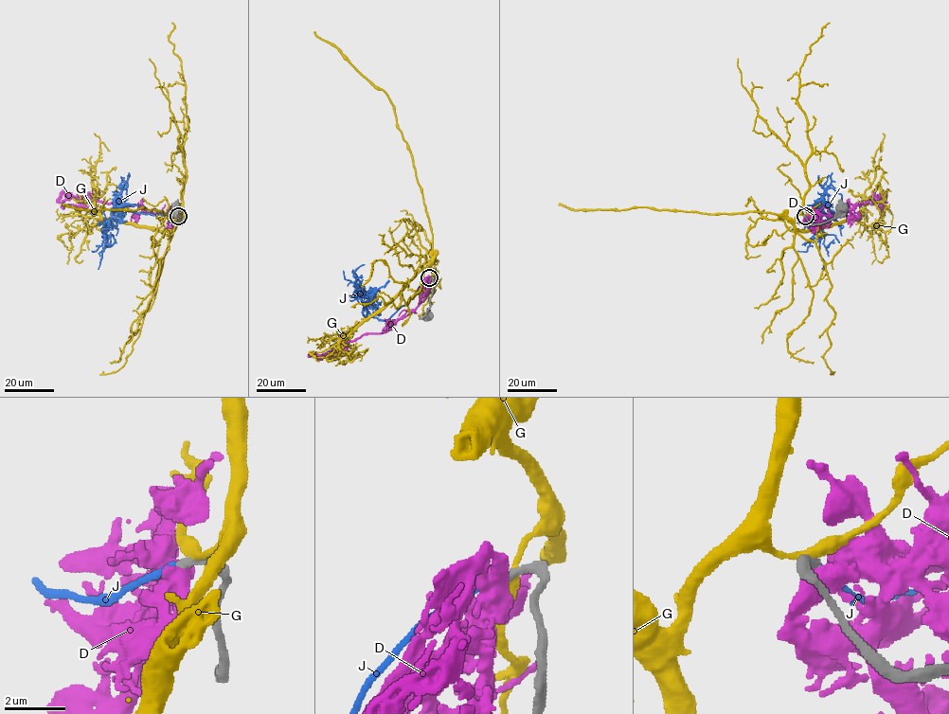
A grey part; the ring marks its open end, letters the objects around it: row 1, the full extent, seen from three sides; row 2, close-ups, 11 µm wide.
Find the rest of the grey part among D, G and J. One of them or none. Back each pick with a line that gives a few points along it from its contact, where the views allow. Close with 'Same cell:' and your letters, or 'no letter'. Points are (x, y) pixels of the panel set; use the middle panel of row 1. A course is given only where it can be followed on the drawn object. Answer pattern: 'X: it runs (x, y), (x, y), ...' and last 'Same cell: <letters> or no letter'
J: it runs (429, 278), (388, 319), (366, 317), (363, 307), (370, 297), (366, 294), (349, 294)
Same cell: J

